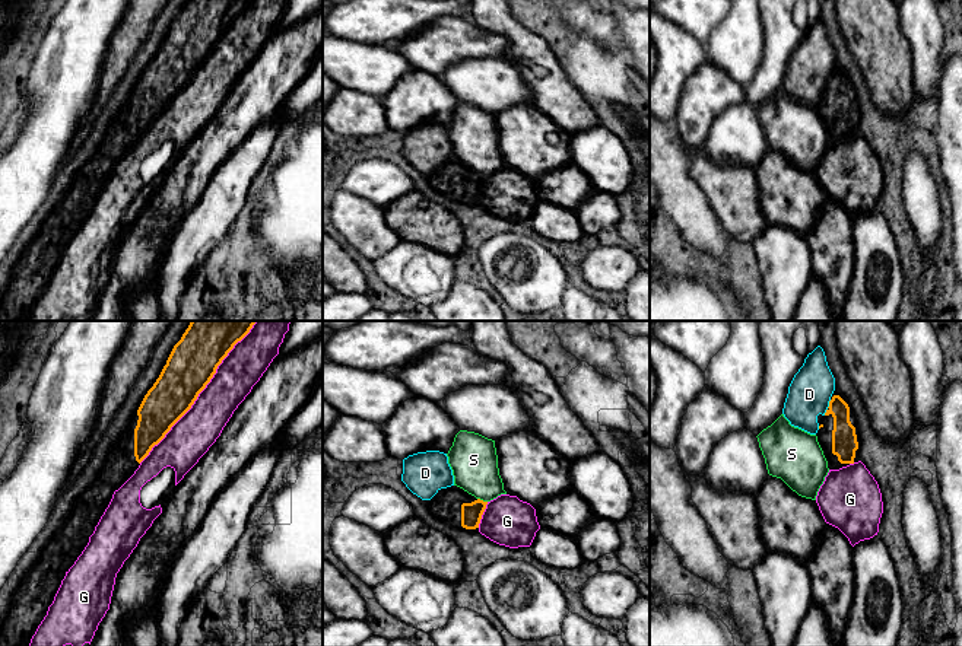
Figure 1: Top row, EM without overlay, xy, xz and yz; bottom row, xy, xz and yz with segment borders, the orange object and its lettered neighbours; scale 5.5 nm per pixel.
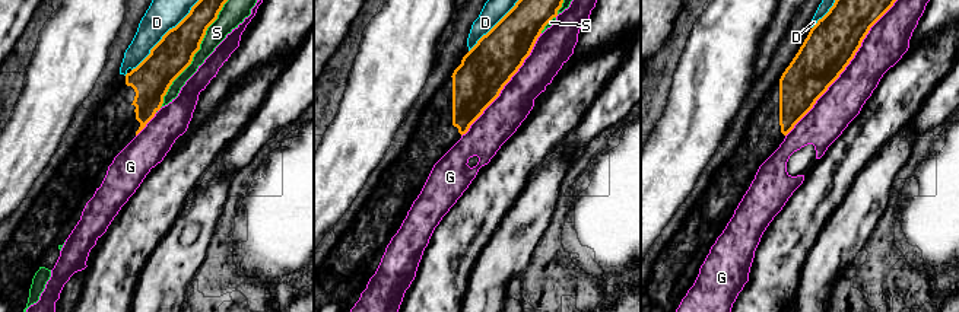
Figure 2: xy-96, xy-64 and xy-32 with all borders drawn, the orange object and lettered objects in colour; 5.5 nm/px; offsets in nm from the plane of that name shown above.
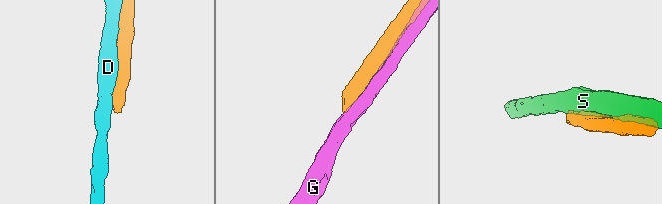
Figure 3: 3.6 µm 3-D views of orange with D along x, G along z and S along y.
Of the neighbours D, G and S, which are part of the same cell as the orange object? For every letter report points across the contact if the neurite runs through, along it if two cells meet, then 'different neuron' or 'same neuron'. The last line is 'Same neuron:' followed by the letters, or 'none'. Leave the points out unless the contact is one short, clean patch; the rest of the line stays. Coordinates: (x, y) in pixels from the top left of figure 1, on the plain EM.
D: different neuron
G: different neuron
S: different neuron
Same neuron: none

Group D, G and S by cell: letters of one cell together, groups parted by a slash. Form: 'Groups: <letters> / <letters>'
Groups: D / G / S

